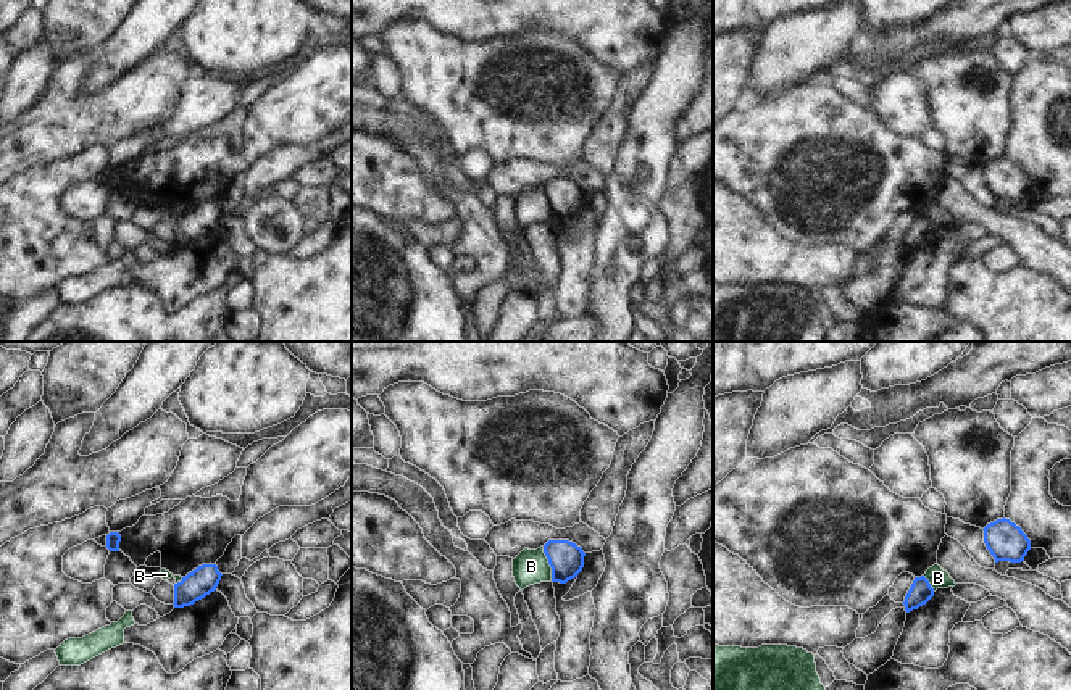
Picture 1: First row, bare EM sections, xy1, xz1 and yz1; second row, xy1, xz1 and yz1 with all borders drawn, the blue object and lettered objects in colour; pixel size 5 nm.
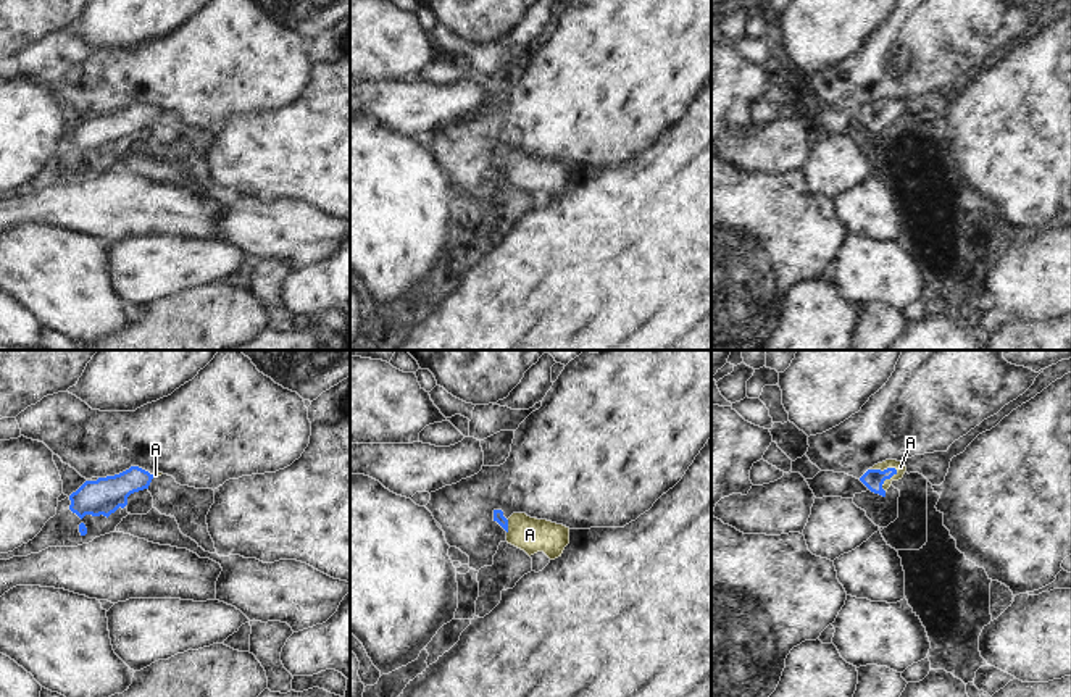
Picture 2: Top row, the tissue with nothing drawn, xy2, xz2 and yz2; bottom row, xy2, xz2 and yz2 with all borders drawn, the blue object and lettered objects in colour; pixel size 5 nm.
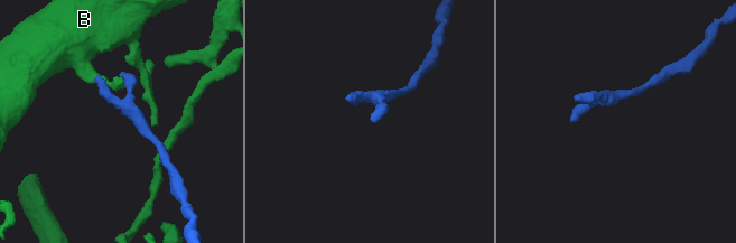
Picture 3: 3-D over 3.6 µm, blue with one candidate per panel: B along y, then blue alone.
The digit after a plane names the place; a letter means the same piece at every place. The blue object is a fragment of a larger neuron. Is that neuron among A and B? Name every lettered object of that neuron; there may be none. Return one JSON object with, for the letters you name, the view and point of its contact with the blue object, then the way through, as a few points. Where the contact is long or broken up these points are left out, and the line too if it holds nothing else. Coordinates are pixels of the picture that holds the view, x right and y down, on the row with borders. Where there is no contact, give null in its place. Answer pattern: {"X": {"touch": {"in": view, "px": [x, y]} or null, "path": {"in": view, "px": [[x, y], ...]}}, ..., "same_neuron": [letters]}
{"A": {"touch": {"in": "yz2", "px": [884, 470]}, "path": {"in": "yz2", "px": [[873, 479], [884, 470], [900, 467]]}}, "same_neuron": ["A"]}

